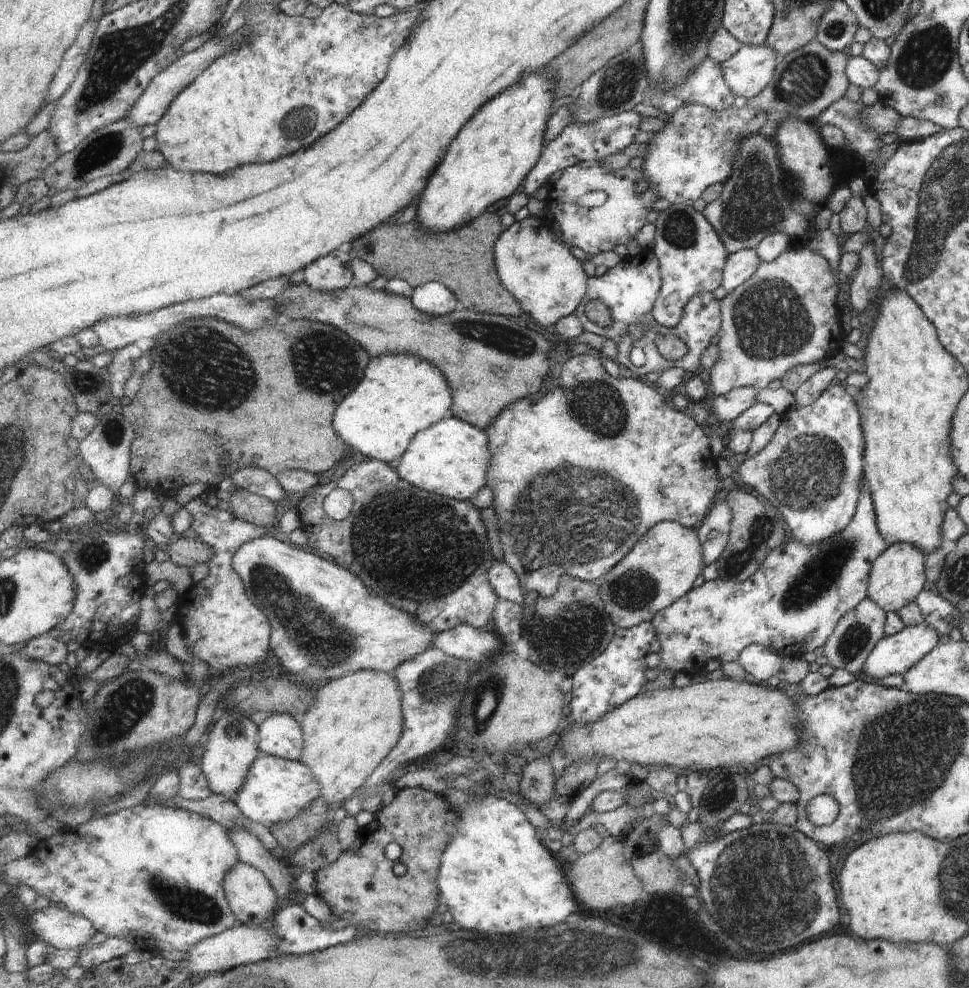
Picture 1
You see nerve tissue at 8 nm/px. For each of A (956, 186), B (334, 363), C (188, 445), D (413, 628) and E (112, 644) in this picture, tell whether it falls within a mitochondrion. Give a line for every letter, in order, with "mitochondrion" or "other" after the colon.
A: mitochondrion
B: mitochondrion
C: other
D: other
E: other

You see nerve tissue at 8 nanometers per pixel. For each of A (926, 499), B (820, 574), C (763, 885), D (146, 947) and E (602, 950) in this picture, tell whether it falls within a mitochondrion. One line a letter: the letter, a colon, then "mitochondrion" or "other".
A: other
B: mitochondrion
C: mitochondrion
D: other
E: mitochondrion

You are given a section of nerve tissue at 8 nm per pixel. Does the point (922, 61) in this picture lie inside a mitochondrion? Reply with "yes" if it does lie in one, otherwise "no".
yes

